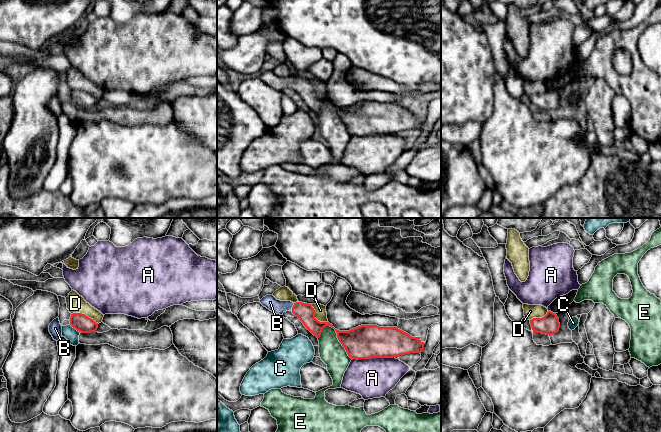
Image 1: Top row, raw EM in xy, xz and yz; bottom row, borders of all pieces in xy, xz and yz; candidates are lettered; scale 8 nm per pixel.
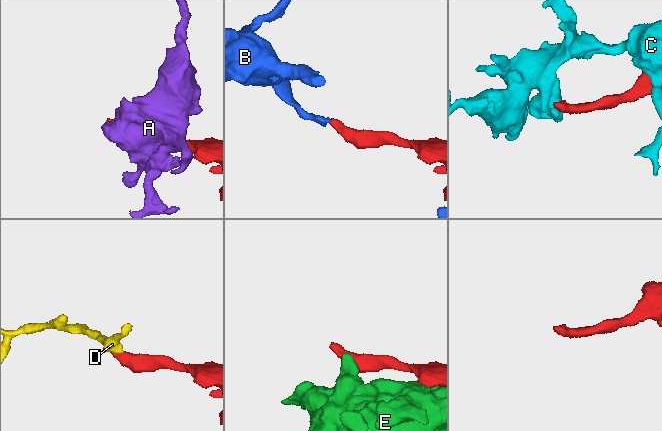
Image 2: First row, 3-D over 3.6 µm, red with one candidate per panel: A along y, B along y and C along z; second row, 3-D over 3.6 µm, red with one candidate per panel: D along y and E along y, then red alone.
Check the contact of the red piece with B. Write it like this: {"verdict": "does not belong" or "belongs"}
{"verdict": "belongs"}

